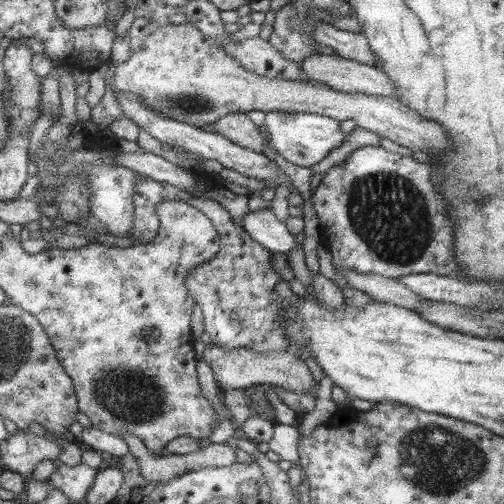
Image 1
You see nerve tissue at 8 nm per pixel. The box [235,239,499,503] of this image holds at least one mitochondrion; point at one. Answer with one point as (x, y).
(438, 460)

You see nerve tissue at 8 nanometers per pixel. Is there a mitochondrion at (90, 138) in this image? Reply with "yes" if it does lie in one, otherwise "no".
no

